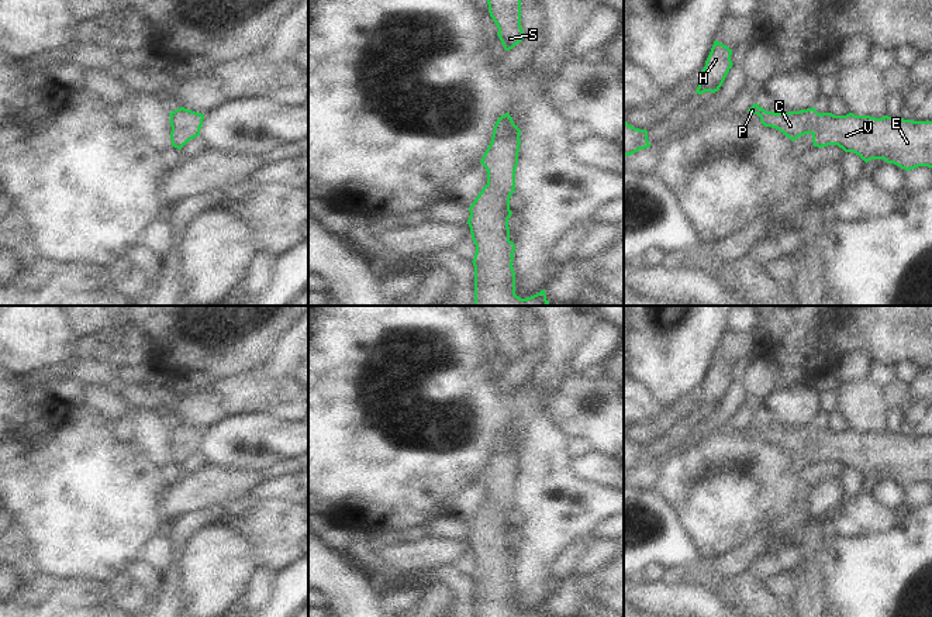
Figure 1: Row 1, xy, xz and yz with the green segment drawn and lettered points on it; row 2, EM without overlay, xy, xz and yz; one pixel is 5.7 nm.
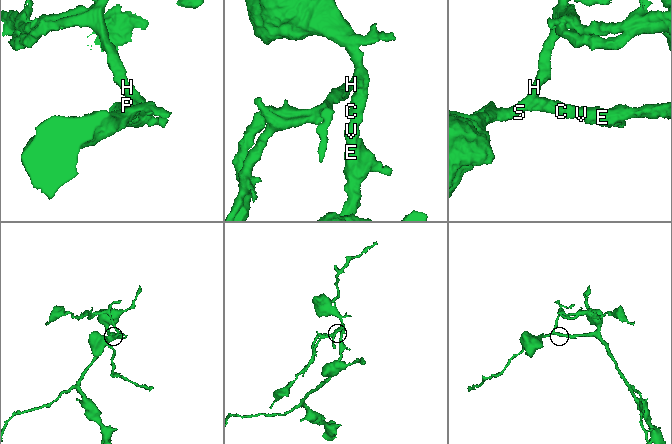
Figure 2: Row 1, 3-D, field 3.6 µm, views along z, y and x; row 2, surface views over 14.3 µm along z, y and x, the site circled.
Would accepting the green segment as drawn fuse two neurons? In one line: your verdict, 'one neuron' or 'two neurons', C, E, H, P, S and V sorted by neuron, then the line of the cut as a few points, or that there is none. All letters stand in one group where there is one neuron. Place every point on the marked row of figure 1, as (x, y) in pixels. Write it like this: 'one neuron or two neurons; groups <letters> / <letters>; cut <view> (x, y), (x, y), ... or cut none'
one neuron; groups C E H P S V; cut none

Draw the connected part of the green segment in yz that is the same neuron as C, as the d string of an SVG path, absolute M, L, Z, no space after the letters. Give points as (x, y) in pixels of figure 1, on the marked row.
M757 103L748 113L757 114L764 127L779 130L791 141L811 134L814 147L838 145L845 152L859 155L866 163L871 159L884 159L887 163L894 163L907 172L918 166L932 168L932 121L914 121L888 116L876 118L855 116L853 113L846 116L821 114L814 107L800 111L773 113L766 111Z

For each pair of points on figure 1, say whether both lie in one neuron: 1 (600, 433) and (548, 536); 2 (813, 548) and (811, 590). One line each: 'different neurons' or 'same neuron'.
1: different neurons
2: same neuron

